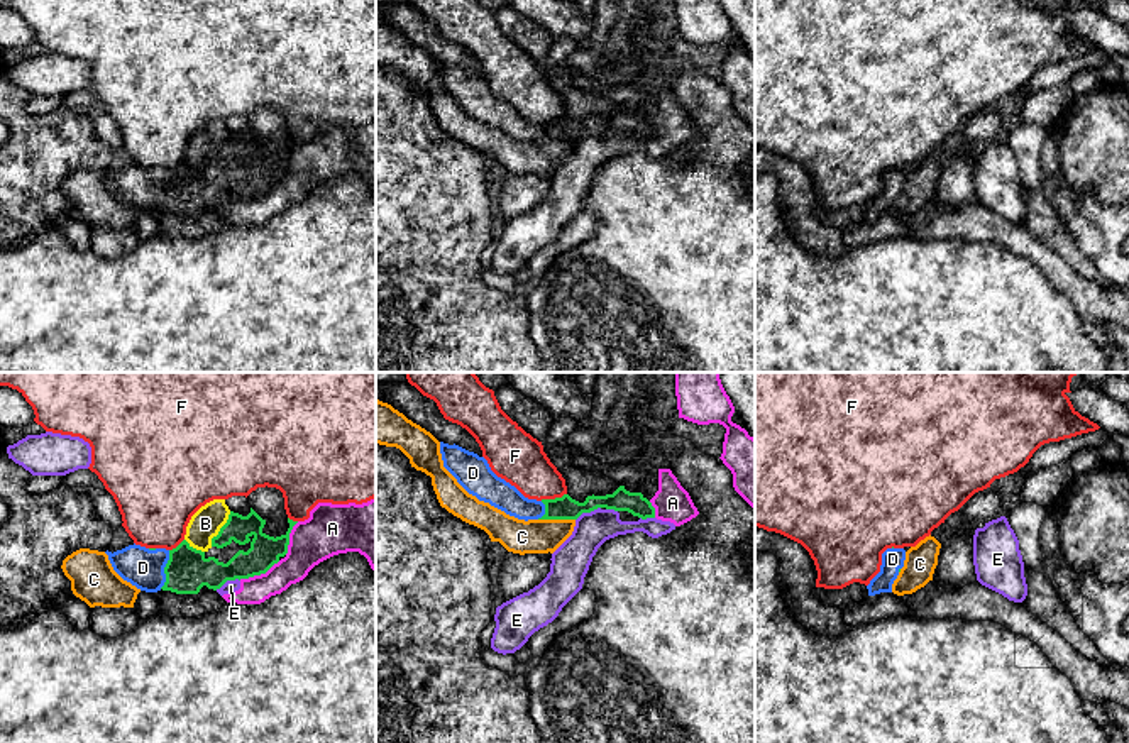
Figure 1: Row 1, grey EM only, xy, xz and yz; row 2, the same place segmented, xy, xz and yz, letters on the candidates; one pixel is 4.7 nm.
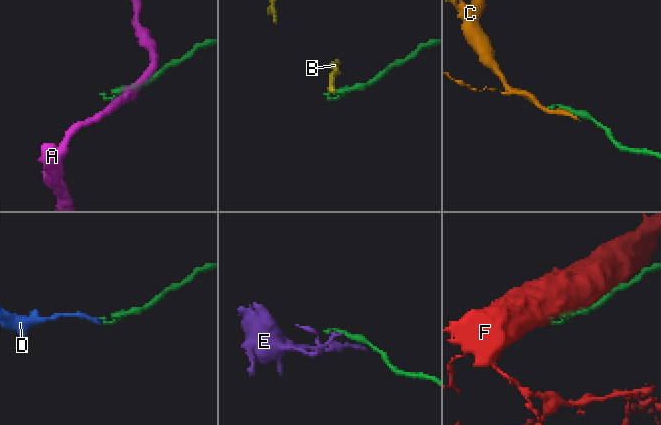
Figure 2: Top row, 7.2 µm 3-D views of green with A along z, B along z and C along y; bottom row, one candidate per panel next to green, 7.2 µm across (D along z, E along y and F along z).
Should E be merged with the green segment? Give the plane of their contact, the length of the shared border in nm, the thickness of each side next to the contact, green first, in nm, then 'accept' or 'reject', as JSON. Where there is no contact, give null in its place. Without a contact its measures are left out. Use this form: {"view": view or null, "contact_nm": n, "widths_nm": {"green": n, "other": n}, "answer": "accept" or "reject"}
{"view": "xz", "contact_nm": 140, "widths_nm": {"green": 110, "other": 180}, "answer": "reject"}

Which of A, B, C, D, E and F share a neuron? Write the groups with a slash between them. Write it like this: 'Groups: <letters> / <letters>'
Groups: A E / B / C / D / F

